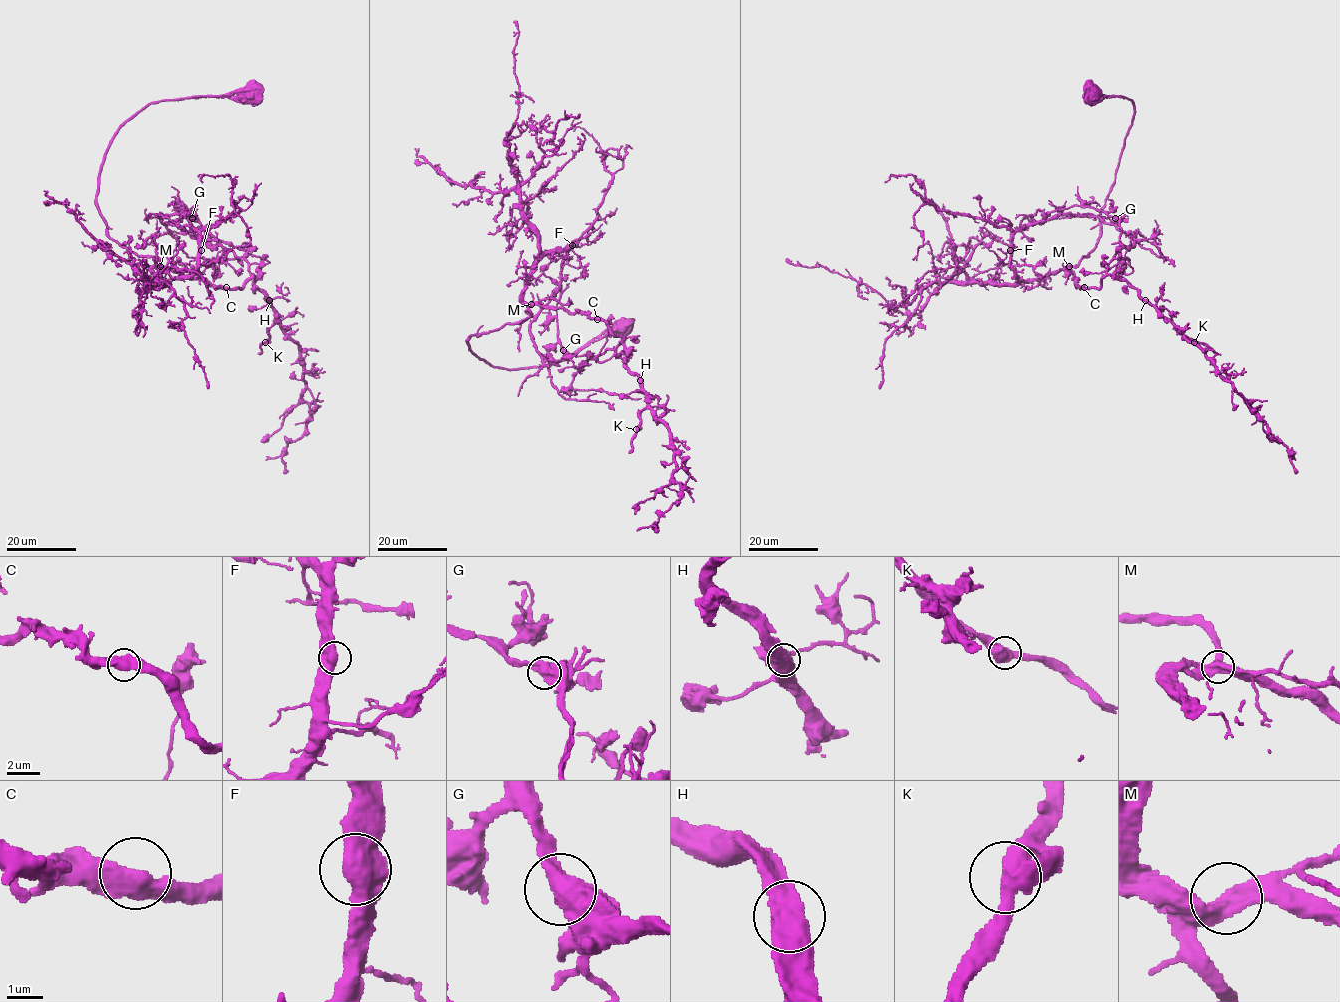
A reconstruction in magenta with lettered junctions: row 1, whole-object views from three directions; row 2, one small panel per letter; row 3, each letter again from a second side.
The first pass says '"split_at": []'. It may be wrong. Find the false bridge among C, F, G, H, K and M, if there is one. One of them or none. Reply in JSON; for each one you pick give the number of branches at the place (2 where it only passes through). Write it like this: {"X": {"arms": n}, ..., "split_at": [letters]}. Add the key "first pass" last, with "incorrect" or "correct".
{"split_at": [], "first pass": "correct"}

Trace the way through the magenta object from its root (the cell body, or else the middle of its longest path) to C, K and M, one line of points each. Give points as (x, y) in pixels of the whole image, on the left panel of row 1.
C: (253, 93), (148, 103), (114, 136), (96, 194), (112, 239), (139, 255), (155, 256), (158, 266), (226, 287)
K: (253, 93), (148, 103), (96, 206), (158, 266), (252, 275), (265, 342)
M: (253, 93), (151, 102), (114, 136), (100, 174), (96, 206), (112, 239), (139, 255), (155, 256), (160, 266)

